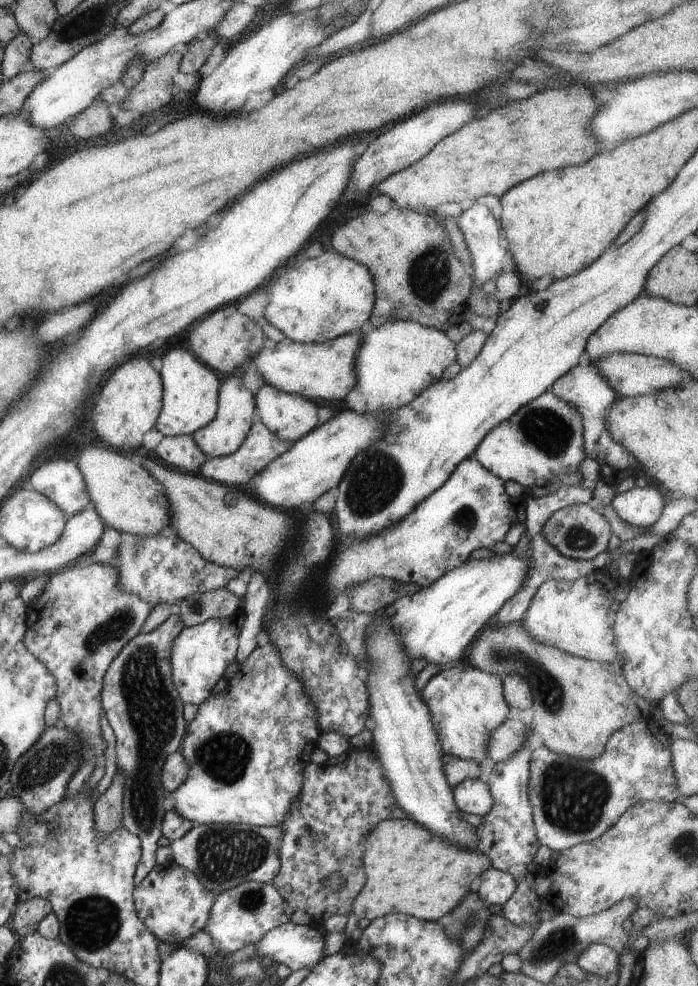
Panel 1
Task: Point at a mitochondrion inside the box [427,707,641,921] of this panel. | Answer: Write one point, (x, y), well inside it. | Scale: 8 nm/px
(574, 797)

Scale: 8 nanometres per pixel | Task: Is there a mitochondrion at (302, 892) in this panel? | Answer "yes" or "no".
no

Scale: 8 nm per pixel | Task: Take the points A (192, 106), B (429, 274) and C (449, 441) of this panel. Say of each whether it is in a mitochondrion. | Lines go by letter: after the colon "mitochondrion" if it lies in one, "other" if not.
A: other
B: mitochondrion
C: other

